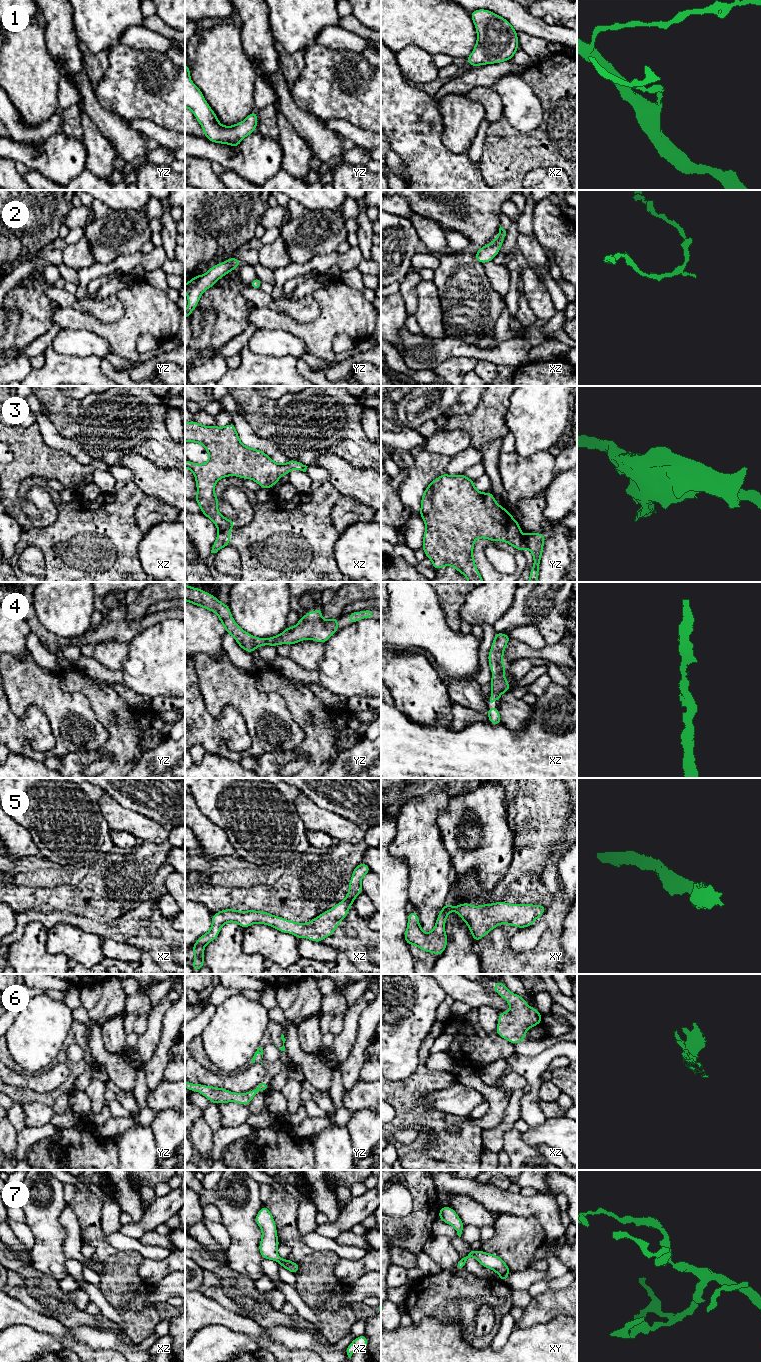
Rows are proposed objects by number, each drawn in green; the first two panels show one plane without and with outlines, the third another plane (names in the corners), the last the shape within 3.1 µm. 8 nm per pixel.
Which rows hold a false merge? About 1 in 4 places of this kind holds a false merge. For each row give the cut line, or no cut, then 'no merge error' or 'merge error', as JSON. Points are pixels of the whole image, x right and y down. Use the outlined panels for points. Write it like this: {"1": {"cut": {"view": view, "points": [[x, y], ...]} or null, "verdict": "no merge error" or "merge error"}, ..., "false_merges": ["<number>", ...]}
{"1": {"cut": null, "verdict": "no merge error"}, "2": {"cut": null, "verdict": "no merge error"}, "3": {"cut": {"view": "yz", "points": [[522, 536], [527, 547]]}, "verdict": "merge error"}, "4": {"cut": null, "verdict": "no merge error"}, "5": {"cut": null, "verdict": "no merge error"}, "6": {"cut": null, "verdict": "no merge error"}, "7": {"cut": null, "verdict": "no merge error"}, "false_merges": ["3"]}

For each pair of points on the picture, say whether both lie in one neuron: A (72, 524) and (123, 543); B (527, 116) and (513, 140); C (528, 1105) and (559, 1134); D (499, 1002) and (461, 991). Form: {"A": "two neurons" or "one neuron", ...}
{"A": "one neuron", "B": "two neurons", "C": "two neurons", "D": "one neuron"}

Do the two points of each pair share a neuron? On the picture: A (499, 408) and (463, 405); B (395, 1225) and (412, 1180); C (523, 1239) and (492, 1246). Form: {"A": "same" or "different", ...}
{"A": "different", "B": "same", "C": "same"}

